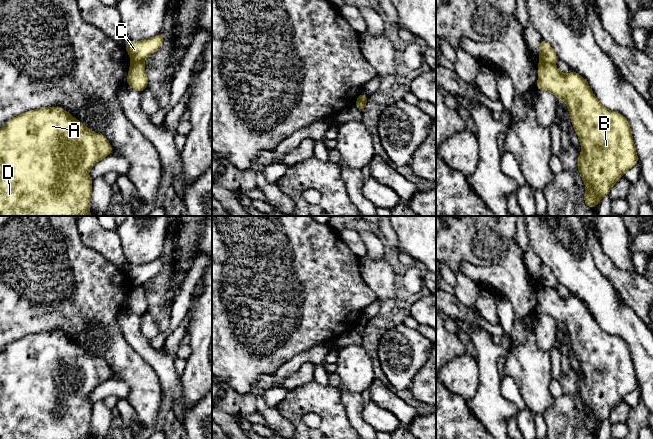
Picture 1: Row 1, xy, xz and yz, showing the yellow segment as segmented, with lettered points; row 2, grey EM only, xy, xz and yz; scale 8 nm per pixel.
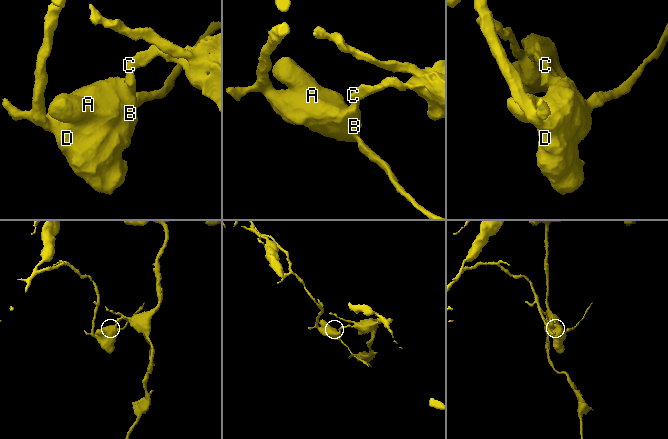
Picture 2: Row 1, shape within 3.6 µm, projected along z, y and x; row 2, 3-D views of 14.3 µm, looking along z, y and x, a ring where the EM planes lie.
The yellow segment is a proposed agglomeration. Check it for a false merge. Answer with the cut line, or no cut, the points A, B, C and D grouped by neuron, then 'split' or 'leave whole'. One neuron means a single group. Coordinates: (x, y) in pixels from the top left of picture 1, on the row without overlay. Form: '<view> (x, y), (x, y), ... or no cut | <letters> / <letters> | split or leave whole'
yz (540, 283), (553, 287) | A B D / C | split

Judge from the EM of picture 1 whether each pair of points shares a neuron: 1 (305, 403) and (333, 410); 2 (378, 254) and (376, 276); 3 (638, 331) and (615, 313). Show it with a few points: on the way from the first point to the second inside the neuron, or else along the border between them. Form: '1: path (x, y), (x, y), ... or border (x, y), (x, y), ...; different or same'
1: path (312, 403), (326, 403); same
2: border (367, 253), (373, 259), (384, 258); different
3: path (632, 329), (621, 319); same

